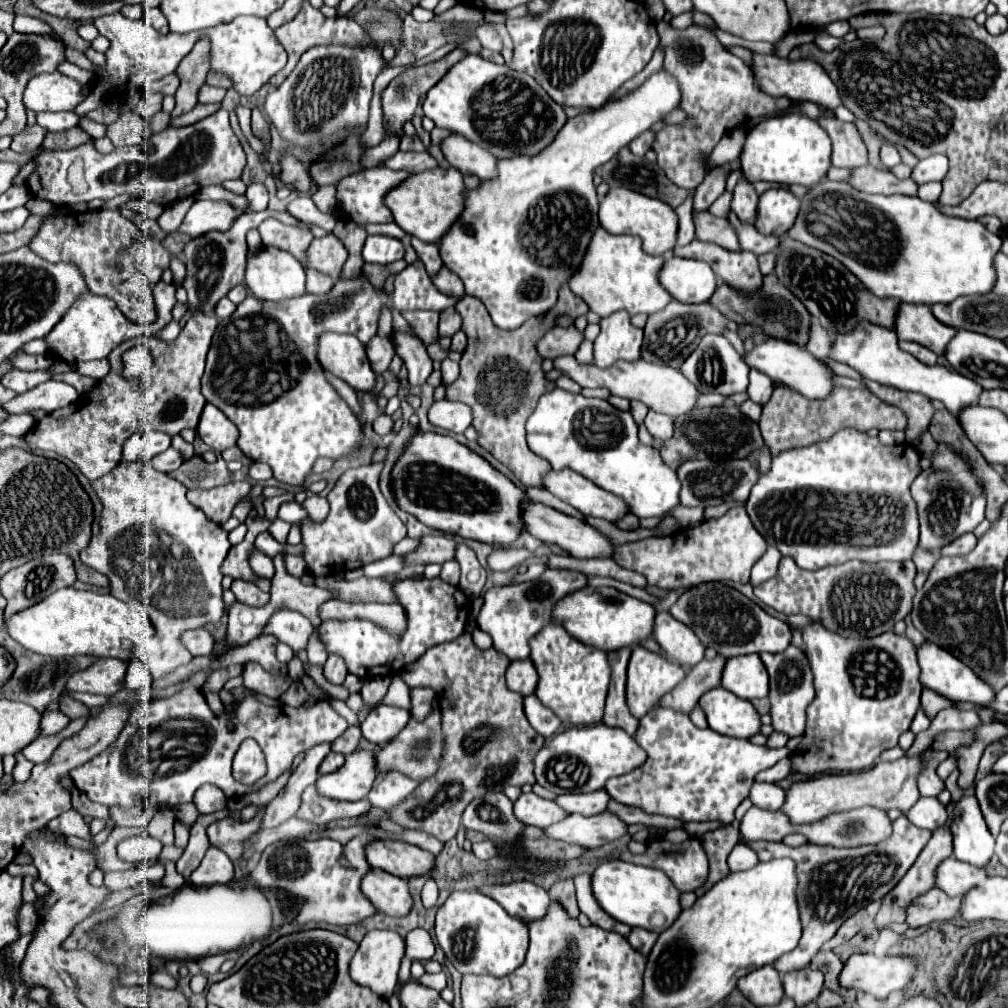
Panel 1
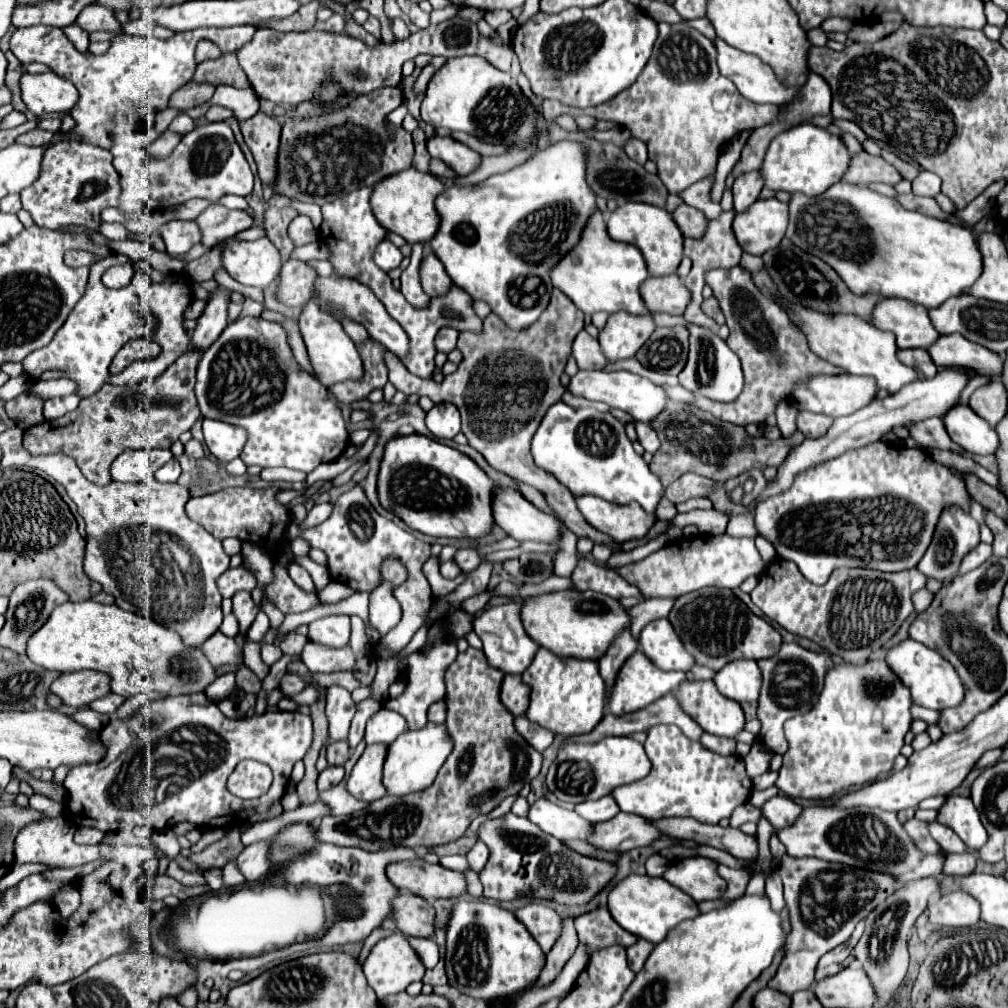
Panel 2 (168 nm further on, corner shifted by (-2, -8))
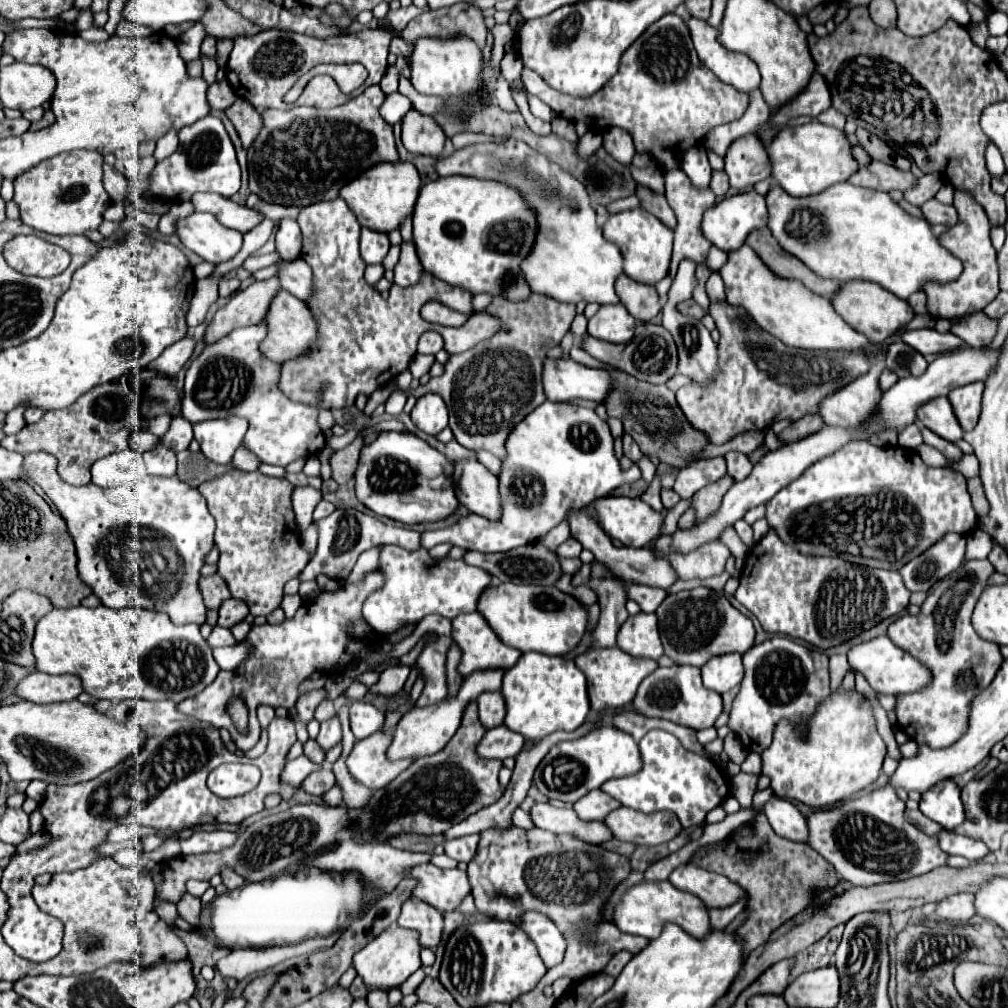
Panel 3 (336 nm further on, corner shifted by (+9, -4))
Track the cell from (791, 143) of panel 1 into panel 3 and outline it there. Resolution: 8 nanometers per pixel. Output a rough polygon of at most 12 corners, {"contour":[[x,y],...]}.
{"contour":[[818,120],[766,148],[790,196],[846,182],[858,162],[844,130]]}

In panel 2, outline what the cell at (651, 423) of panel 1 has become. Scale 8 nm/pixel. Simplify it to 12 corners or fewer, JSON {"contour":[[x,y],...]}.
{"contour":[[635,422],[639,442],[651,454],[659,450],[659,436],[649,422]]}

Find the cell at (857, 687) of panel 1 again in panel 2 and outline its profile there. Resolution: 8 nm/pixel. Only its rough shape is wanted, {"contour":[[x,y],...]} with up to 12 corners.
{"contour":[[885,660],[835,664],[785,722],[777,788],[825,800],[889,774],[913,722]]}

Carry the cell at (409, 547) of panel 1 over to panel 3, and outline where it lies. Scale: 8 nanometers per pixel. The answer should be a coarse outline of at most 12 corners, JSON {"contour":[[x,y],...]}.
{"contour":[[544,402],[510,432],[500,520],[424,548],[508,552],[640,478],[594,410]]}

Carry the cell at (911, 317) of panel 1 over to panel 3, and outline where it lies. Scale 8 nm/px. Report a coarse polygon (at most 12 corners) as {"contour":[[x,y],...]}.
{"contour":[[868,280],[844,282],[832,306],[882,344],[914,316],[906,300]]}

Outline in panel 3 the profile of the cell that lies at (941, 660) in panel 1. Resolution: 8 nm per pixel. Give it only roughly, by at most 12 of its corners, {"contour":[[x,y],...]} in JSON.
{"contour":[[888,636],[848,650],[876,692],[916,692],[928,668]]}

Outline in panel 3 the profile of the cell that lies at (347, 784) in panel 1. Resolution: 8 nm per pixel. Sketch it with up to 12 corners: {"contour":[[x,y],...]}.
{"contour":[[392,734],[358,740],[348,770],[378,790],[402,774],[412,760],[388,760]]}

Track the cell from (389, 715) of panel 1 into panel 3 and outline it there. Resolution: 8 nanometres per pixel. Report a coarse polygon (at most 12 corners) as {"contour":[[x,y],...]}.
{"contour":[[364,702],[350,706],[358,740],[382,730],[384,714]]}

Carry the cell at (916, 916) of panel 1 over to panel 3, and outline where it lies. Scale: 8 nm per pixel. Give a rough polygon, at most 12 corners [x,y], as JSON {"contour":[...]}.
{"contour":[[972,894],[938,902],[936,918],[966,922],[974,914]]}

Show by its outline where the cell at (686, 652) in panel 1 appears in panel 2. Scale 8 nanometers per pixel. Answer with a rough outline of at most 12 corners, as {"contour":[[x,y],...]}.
{"contour":[[667,618],[649,622],[641,650],[661,670],[689,672],[695,658]]}

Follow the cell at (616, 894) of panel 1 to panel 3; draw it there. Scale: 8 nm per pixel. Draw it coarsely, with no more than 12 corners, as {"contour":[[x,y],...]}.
{"contour":[[664,882],[632,886],[614,910],[622,932],[648,940],[664,924],[710,932],[706,904]]}

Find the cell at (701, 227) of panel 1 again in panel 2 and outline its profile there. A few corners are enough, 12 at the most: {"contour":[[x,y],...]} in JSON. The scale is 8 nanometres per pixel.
{"contour":[[681,204],[673,218],[685,238],[699,238],[707,216]]}

